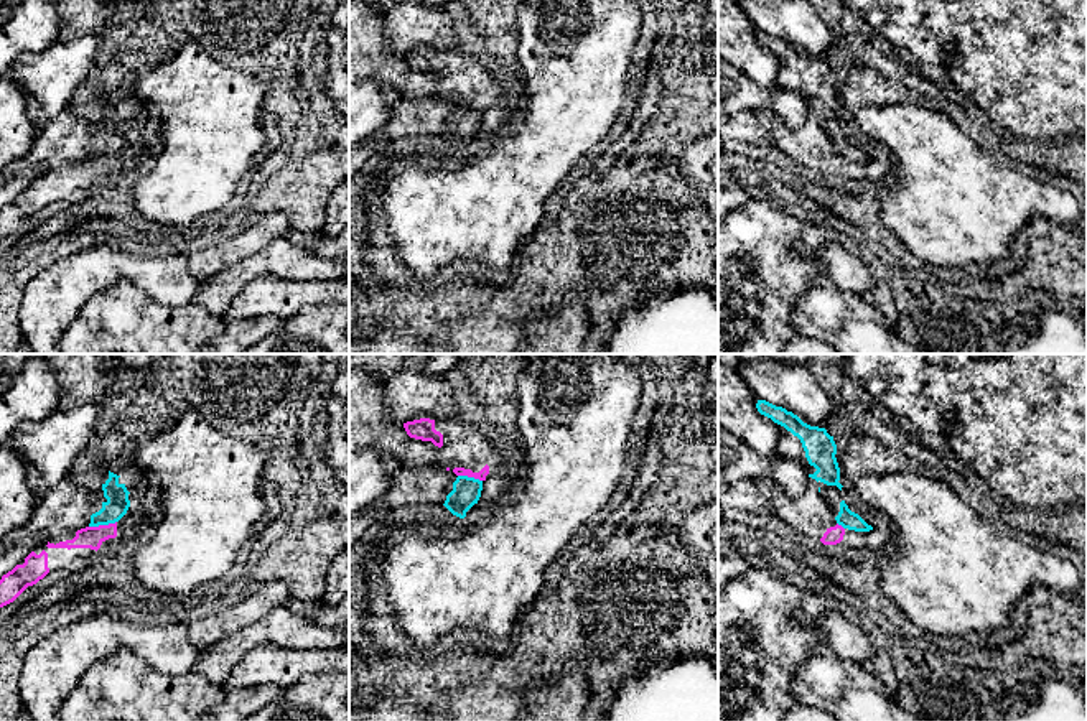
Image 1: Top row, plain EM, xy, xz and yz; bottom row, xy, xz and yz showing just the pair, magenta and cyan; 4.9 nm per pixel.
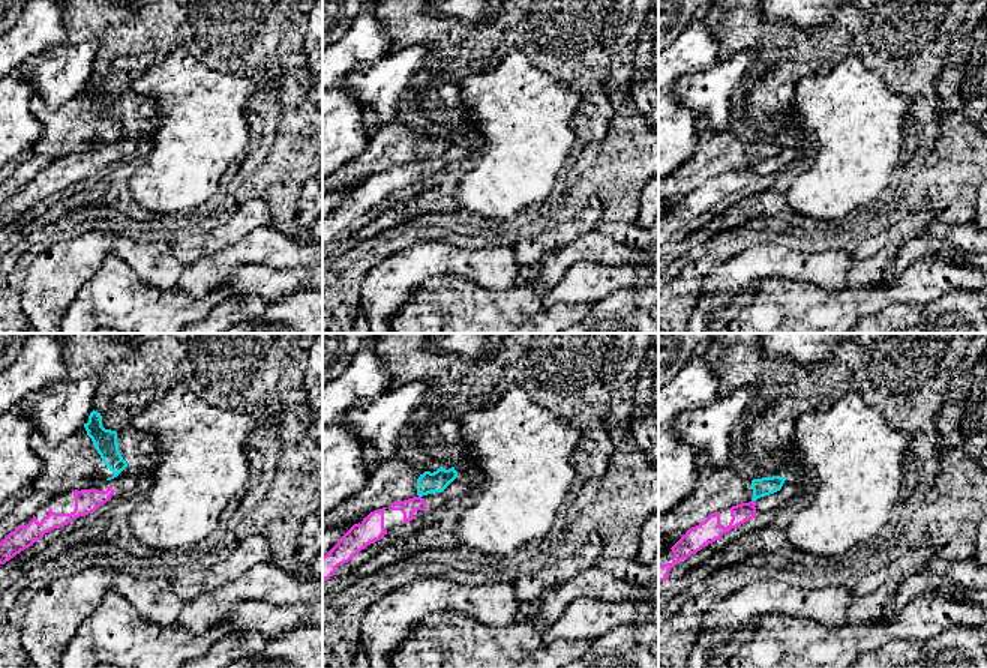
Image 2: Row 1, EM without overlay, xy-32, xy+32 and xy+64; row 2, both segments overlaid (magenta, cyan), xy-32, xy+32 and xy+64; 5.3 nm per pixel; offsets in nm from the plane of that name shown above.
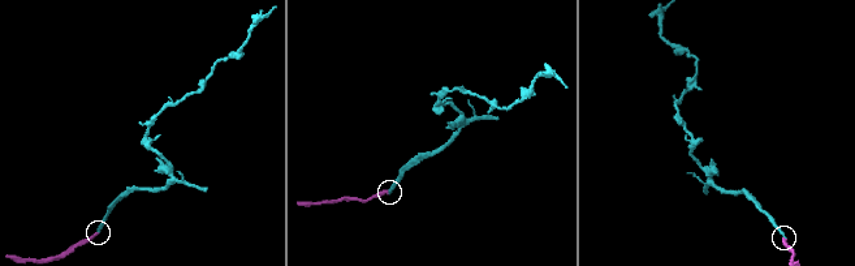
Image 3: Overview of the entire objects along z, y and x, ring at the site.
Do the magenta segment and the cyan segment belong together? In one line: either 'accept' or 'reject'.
reject

